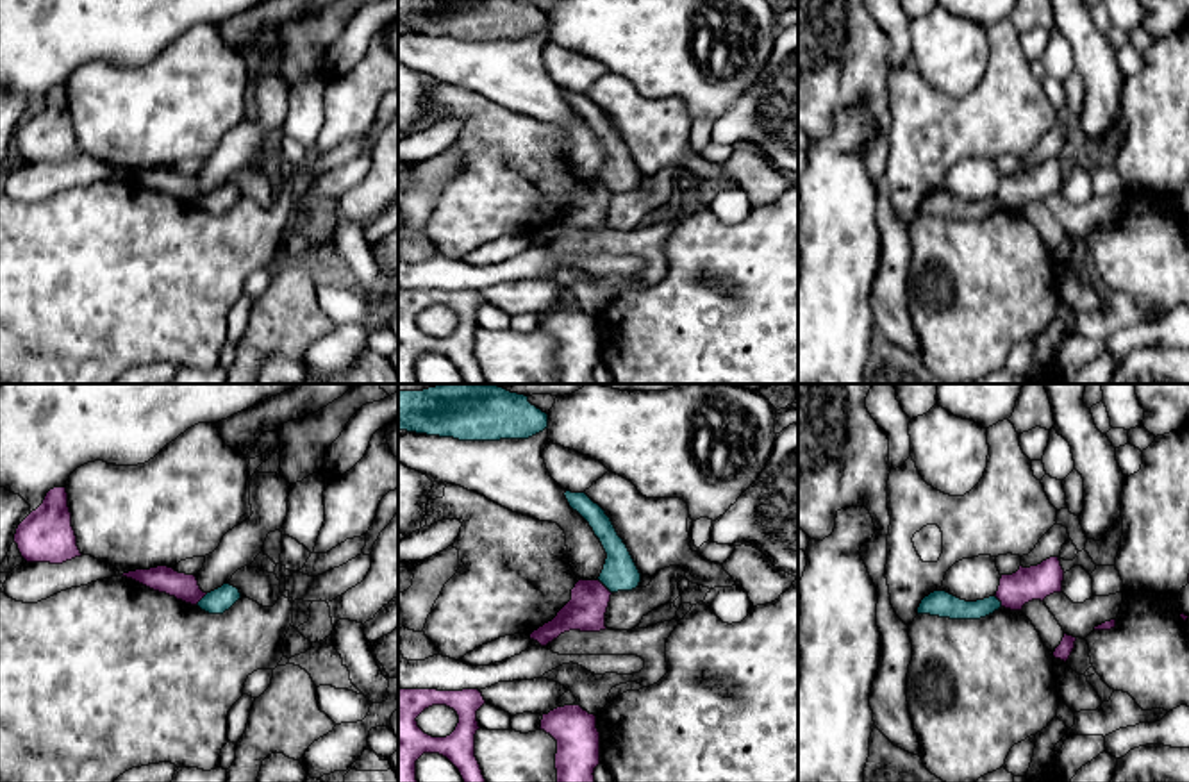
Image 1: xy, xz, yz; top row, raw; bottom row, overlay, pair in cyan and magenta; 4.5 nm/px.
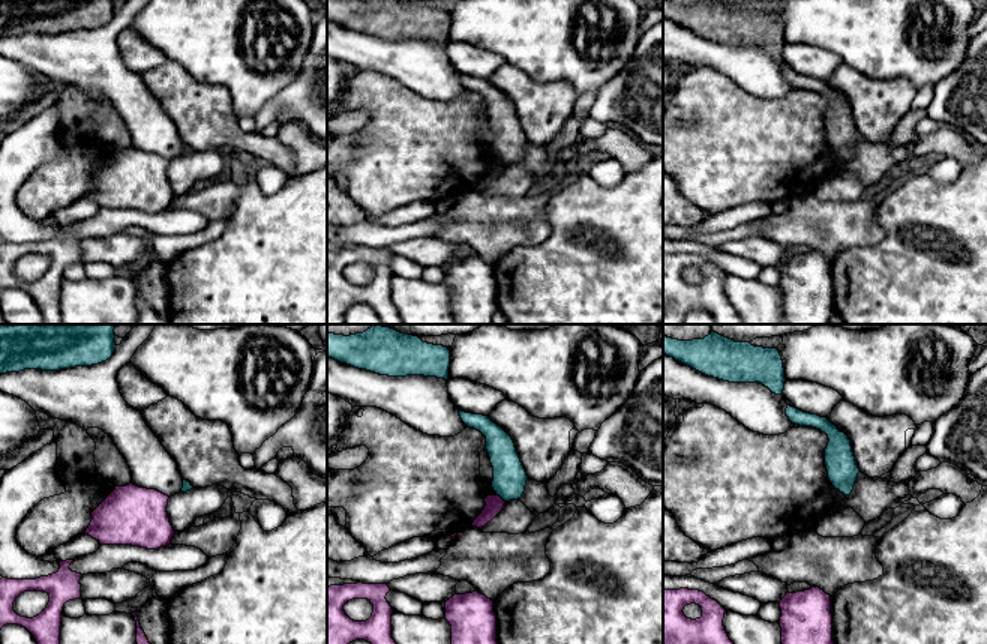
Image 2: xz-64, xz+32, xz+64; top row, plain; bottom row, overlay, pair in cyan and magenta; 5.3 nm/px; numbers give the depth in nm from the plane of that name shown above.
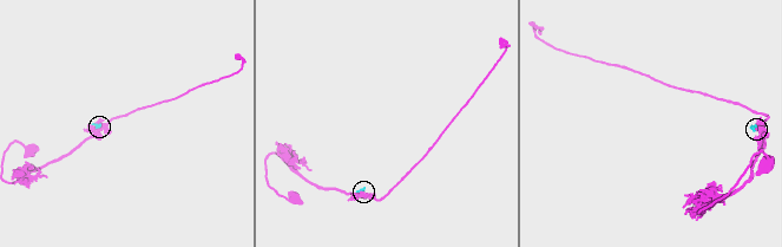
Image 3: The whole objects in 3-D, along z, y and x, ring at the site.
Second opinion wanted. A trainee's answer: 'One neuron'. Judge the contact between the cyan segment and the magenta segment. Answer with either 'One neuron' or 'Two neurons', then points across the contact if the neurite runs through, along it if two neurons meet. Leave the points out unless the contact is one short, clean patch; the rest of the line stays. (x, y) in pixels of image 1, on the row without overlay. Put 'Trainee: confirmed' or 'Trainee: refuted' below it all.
Two neurons. Boundary: xz (598, 179), (611, 193)
Trainee: refuted

